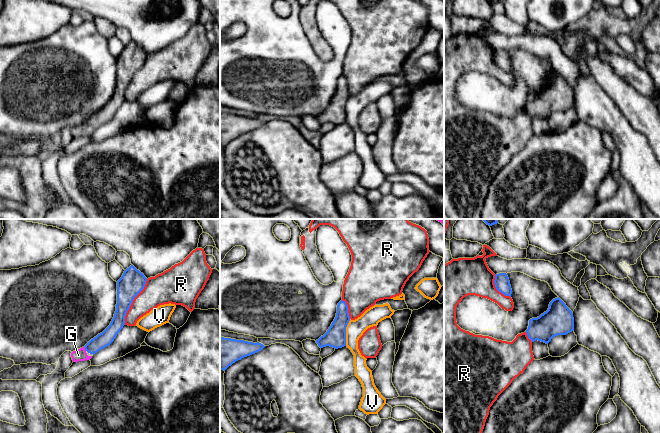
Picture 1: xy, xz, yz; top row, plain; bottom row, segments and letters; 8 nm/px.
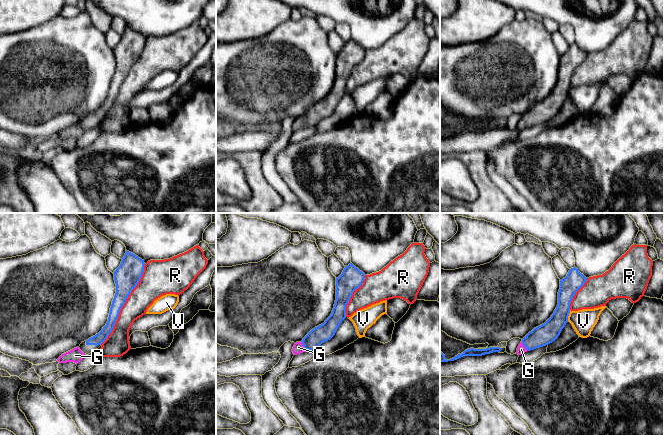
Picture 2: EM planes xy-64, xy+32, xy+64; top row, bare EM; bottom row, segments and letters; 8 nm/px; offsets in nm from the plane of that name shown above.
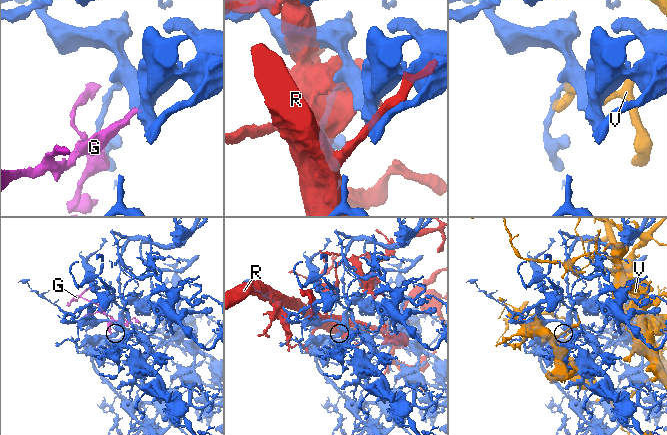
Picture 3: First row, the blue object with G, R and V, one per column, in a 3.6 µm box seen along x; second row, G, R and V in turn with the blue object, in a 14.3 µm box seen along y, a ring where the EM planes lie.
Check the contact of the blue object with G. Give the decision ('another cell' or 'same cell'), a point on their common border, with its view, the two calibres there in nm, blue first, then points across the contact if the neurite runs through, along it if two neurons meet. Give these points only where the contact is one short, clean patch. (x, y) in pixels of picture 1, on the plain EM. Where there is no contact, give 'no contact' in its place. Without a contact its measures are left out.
same cell | xy (85, 124) | 120/100 nm | across xy (104, 115), (92, 123), (85, 124), (78, 131)

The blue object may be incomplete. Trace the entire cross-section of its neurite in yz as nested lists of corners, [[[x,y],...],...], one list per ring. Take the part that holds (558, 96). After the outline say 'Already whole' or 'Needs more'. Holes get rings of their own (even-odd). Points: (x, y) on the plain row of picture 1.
[[[558,73],[550,78],[546,88],[529,96],[526,109],[532,118],[538,116],[548,120],[553,113],[566,111],[573,106],[573,89]]]. Already whole

